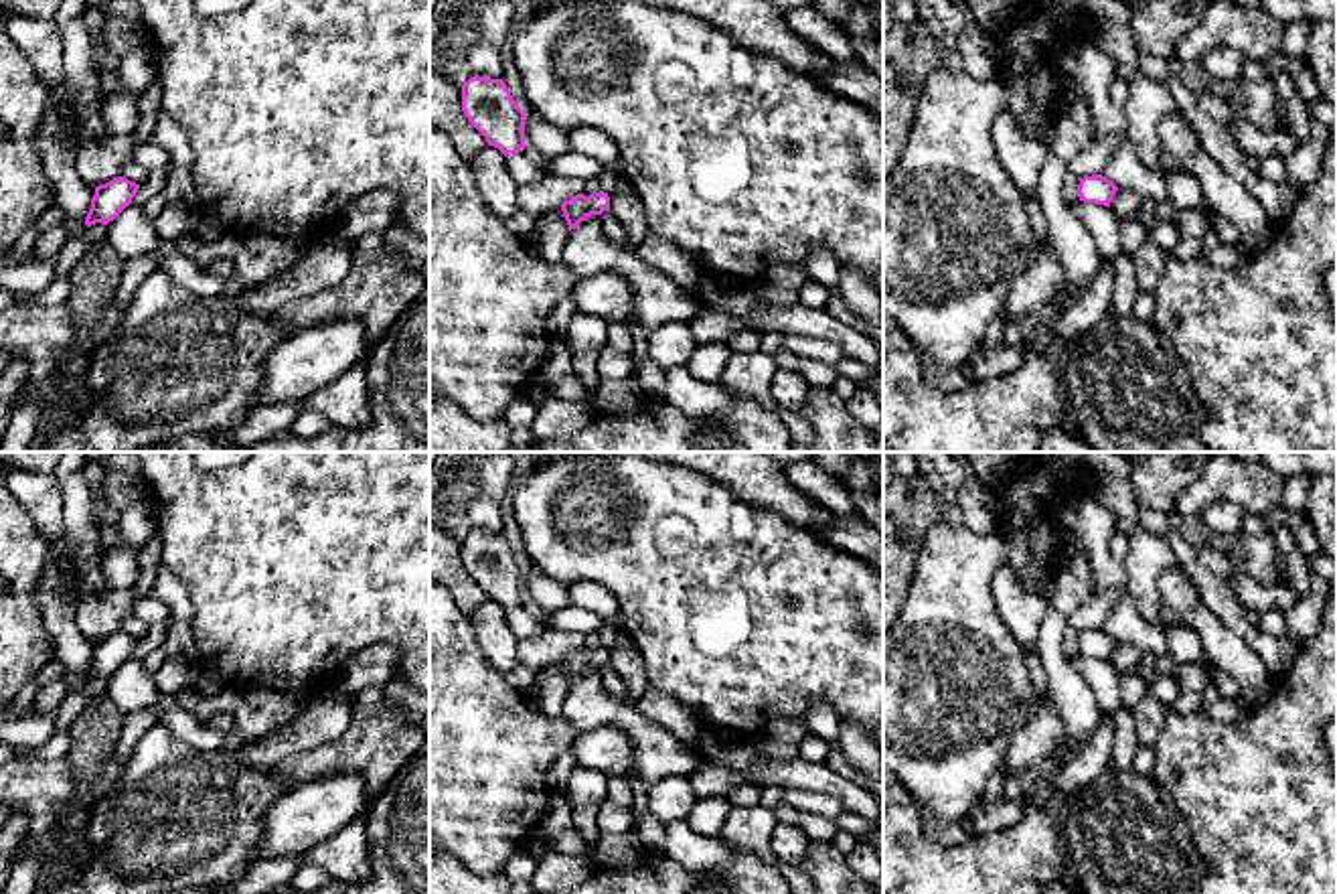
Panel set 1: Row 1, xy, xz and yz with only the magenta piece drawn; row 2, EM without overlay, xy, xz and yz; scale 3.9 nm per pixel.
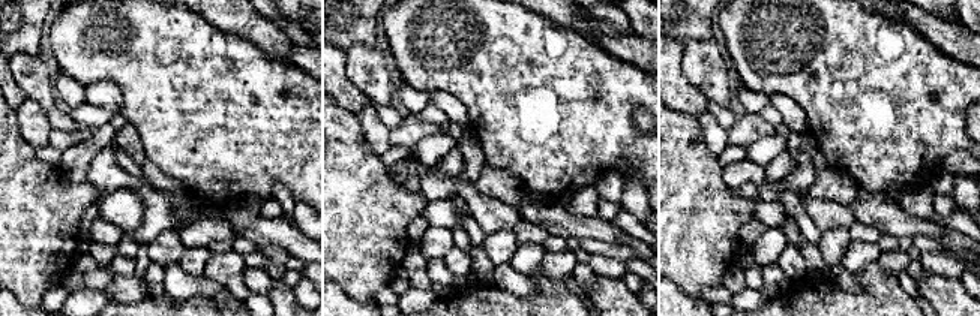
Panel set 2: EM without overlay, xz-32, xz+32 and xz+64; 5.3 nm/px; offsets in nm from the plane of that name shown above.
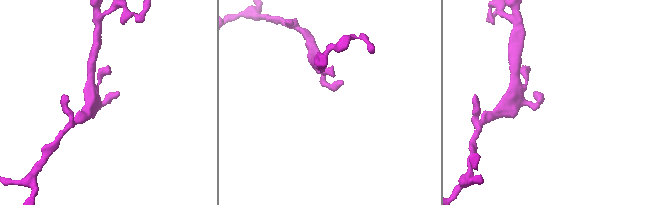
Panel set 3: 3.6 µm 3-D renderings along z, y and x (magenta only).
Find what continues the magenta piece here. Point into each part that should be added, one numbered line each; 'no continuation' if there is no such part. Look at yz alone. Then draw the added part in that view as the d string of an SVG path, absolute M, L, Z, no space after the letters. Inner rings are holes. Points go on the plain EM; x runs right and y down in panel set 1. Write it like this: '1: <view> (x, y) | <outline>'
no continuation

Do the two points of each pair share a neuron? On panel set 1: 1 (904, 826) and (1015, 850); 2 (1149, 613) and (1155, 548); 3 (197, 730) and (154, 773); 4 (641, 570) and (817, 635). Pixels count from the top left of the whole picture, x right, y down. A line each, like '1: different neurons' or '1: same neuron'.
1: same neuron
2: same neuron
3: different neurons
4: same neuron

